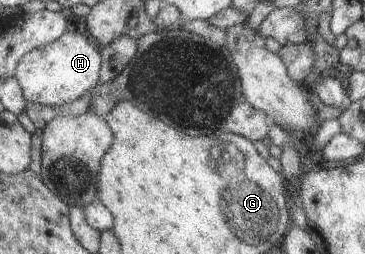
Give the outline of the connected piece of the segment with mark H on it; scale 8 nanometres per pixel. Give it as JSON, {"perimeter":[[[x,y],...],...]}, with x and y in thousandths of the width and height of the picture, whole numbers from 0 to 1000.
{"perimeter":[[[211,118],[181,122],[145,177],[74,209],[49,256],[44,303],[58,319],[82,406],[145,421],[200,406],[279,323],[288,256],[279,197],[271,165],[249,138]]]}

